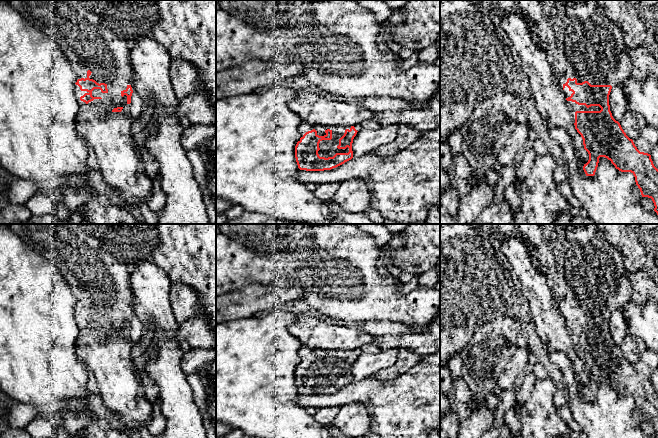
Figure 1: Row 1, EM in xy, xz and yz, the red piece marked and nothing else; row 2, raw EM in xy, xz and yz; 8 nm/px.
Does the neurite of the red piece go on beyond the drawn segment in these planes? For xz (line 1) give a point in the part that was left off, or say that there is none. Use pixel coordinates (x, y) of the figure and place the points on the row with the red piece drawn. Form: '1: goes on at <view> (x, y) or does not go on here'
1: goes on at xz (328, 148)

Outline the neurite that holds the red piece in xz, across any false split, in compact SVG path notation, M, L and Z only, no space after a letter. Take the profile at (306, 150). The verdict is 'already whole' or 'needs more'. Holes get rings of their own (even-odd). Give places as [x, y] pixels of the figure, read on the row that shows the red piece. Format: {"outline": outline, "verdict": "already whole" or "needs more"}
{"outline": "M303 122L301 138L295 146L300 170L324 171L336 168L353 158L354 126L332 126Z", "verdict": "needs more"}

